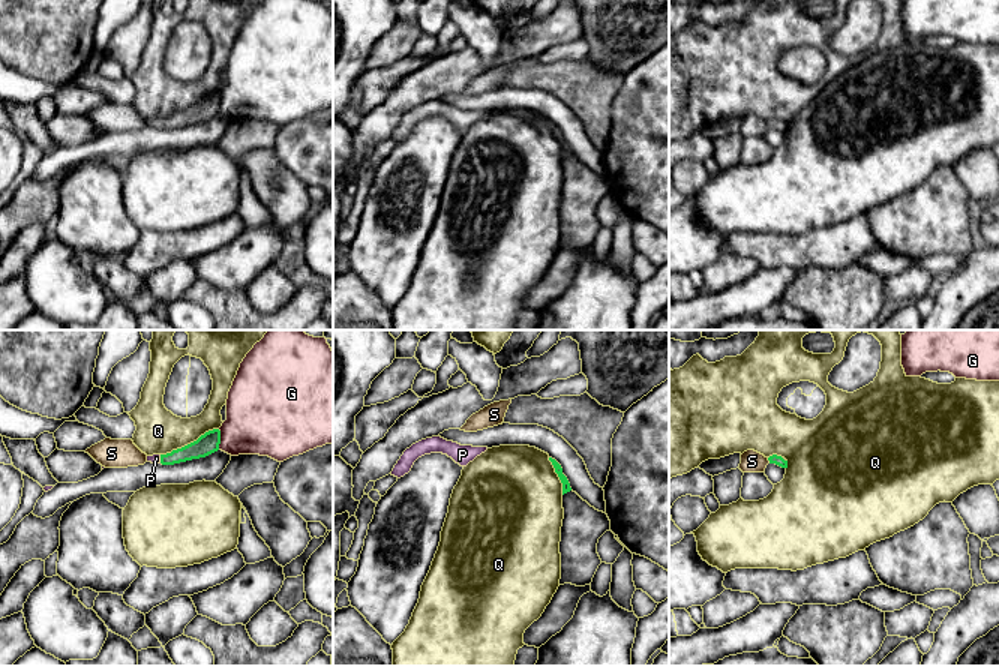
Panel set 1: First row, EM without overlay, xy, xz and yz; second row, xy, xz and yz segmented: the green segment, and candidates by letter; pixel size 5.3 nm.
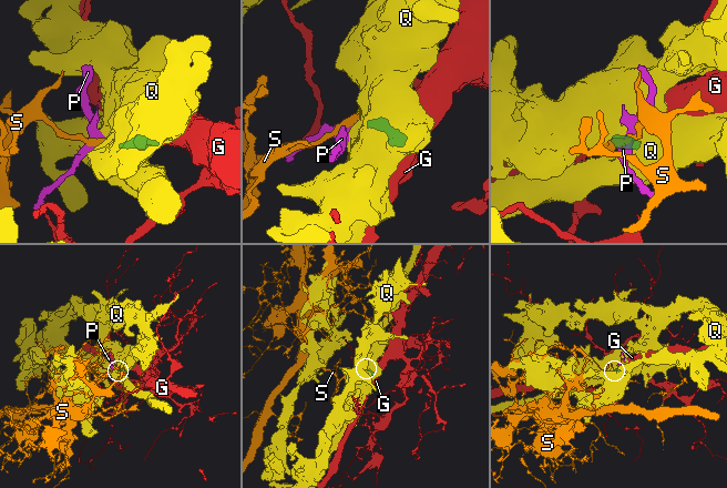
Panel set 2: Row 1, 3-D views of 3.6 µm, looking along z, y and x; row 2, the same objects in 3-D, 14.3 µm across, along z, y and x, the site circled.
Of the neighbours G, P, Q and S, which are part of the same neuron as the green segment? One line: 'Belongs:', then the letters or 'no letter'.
Belongs: P

